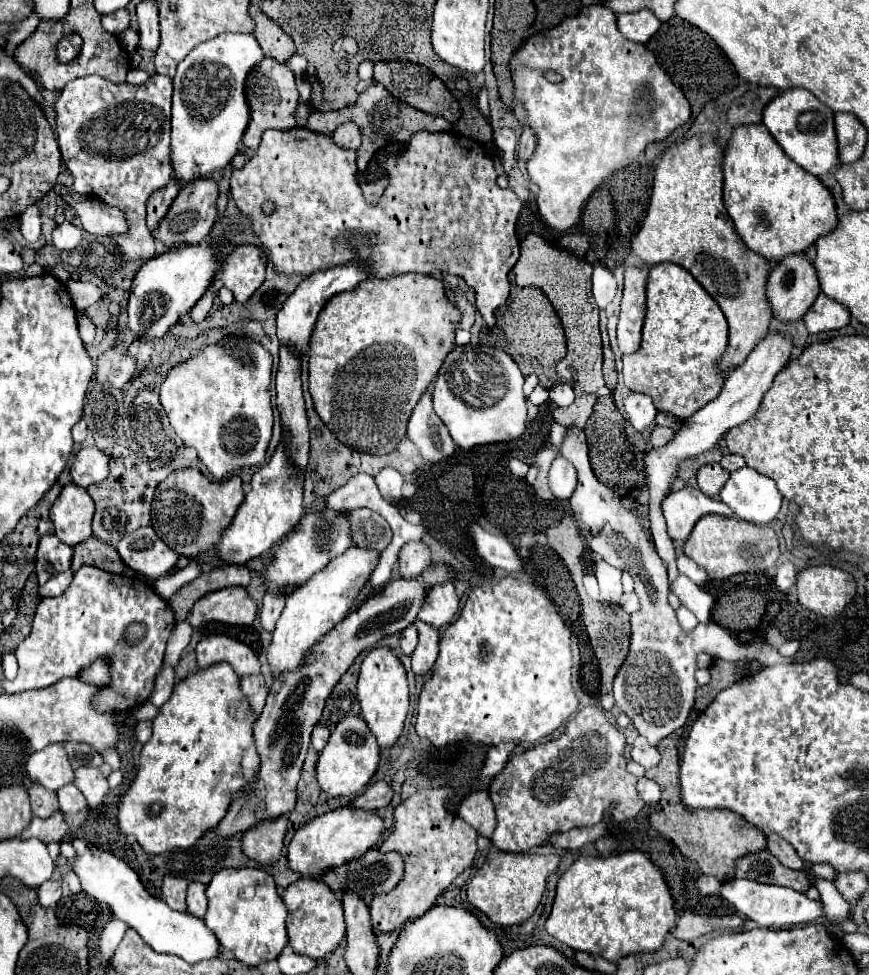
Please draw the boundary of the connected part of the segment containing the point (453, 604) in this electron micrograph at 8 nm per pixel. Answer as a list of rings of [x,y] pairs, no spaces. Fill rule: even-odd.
[[[447,582],[445,586],[435,586],[429,590],[425,604],[419,610],[417,620],[433,628],[441,628],[455,618],[457,610],[459,610],[459,598],[455,594],[453,584]]]

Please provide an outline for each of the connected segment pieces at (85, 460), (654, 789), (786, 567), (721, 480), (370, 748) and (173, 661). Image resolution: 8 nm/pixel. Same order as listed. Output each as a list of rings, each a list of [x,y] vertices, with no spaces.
[[[97,446],[81,448],[75,454],[73,464],[71,464],[73,484],[81,488],[87,488],[89,484],[105,480],[107,472],[109,472],[109,458]]]
[[[639,778],[637,782],[637,792],[639,792],[639,796],[641,796],[641,800],[643,800],[645,804],[655,804],[655,802],[659,802],[659,798],[661,798],[661,788],[659,788],[659,784],[653,782],[653,780],[649,780],[649,778]]]
[[[783,562],[779,568],[777,568],[777,574],[775,574],[775,586],[779,592],[789,592],[789,588],[795,584],[795,566],[791,562]]]
[[[705,464],[697,470],[697,486],[707,496],[717,496],[721,492],[721,486],[727,482],[729,472],[721,468],[721,464]]]
[[[347,716],[337,722],[331,738],[317,760],[319,786],[333,798],[357,796],[379,766],[379,744],[361,716]]]
[[[181,622],[173,628],[169,642],[167,642],[167,650],[165,650],[165,664],[175,668],[179,664],[179,656],[181,652],[187,648],[189,640],[191,640],[191,626],[187,622]]]

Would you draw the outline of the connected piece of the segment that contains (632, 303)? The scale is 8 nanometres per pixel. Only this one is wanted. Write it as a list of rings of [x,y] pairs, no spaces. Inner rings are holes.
[[[647,266],[625,270],[625,288],[617,324],[617,342],[621,354],[637,352],[641,346],[641,326],[645,320],[645,284]]]

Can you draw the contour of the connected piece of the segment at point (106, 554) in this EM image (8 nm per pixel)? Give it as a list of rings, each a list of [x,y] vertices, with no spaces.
[[[91,536],[83,544],[77,544],[73,548],[73,560],[71,570],[77,572],[81,566],[95,566],[109,574],[123,574],[123,560],[119,560],[119,554],[113,546],[103,544],[99,538]]]

